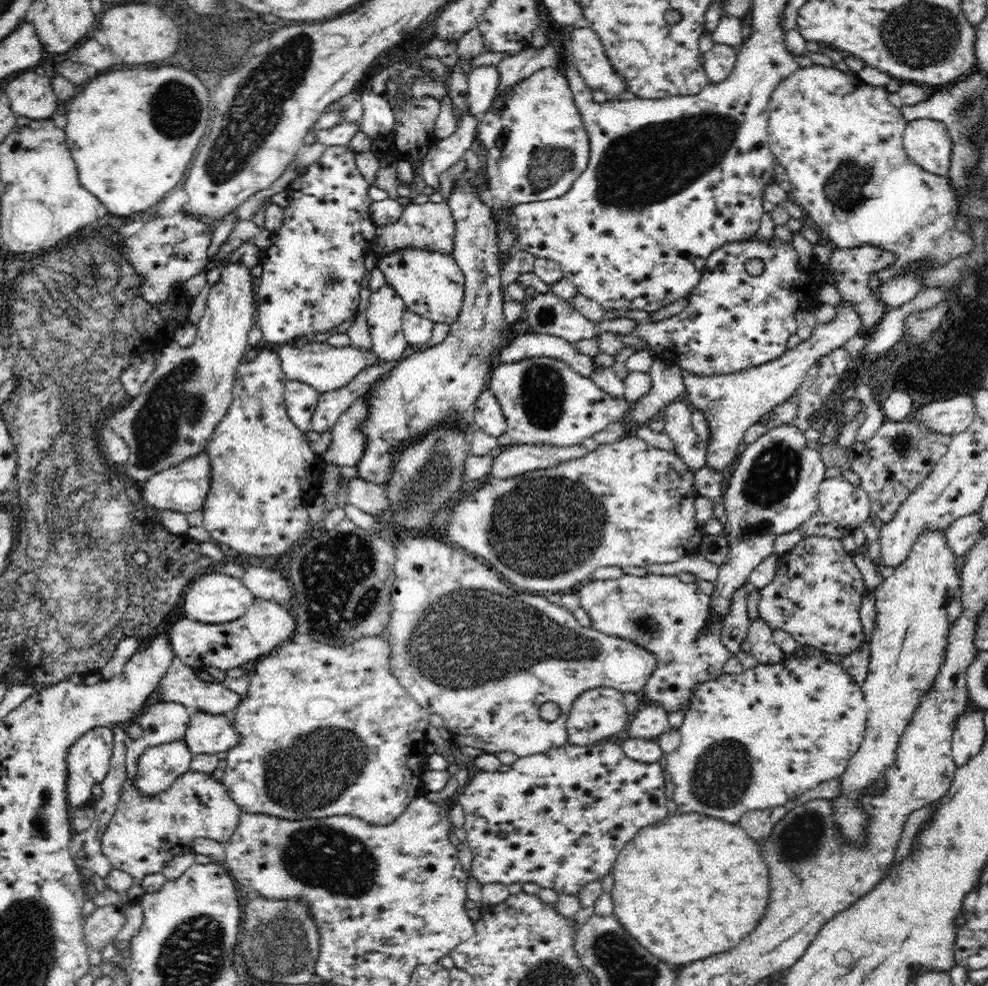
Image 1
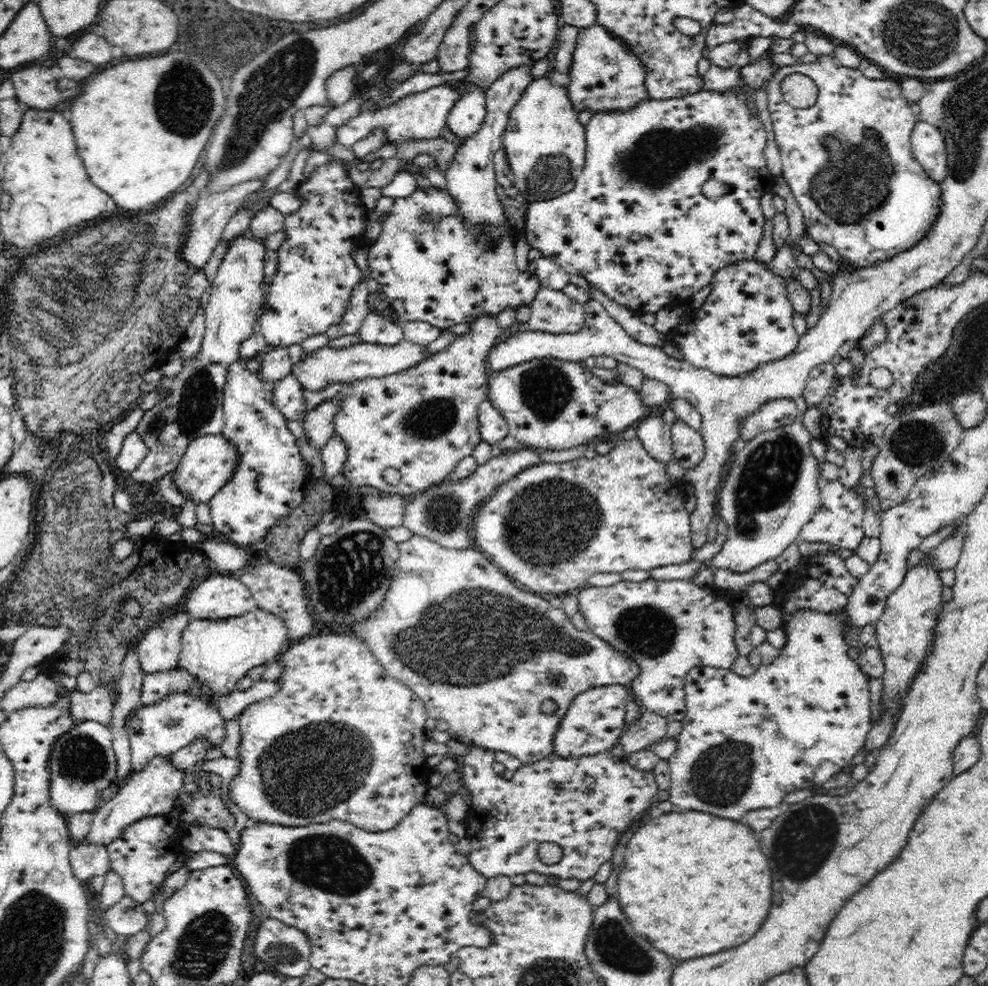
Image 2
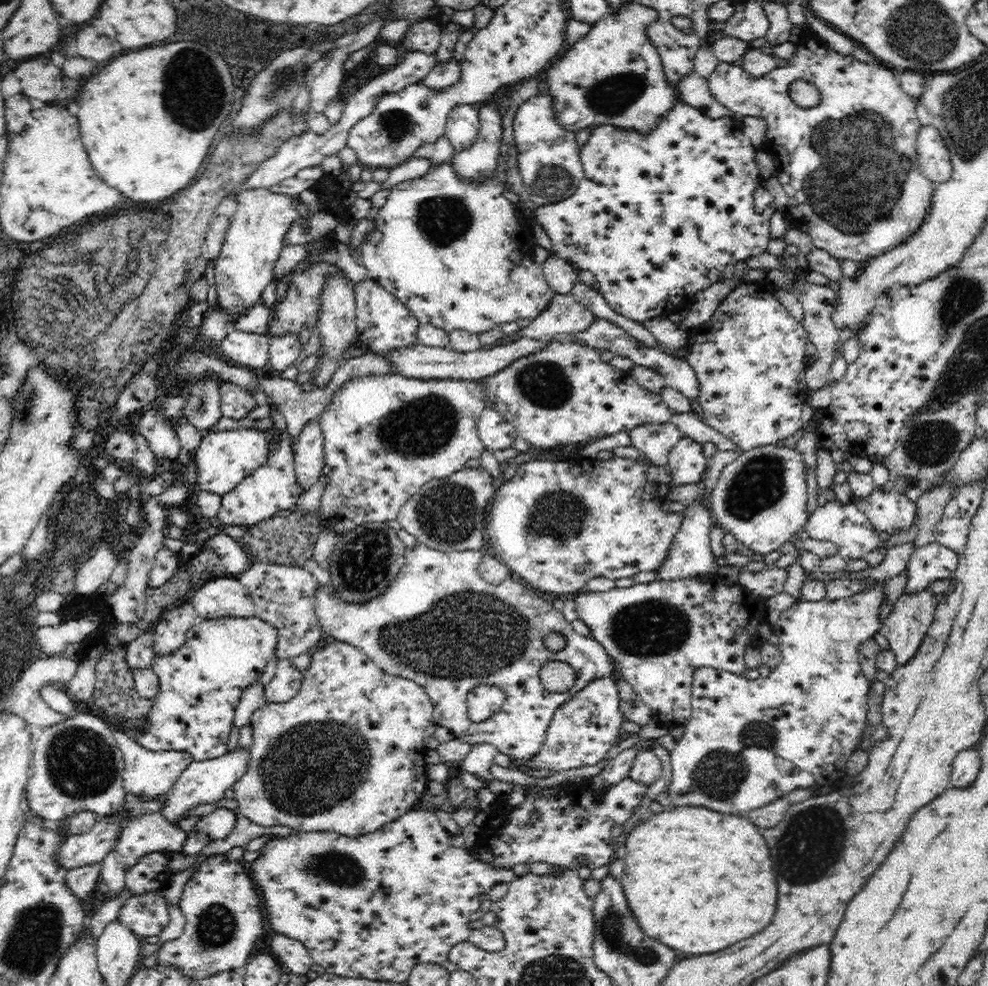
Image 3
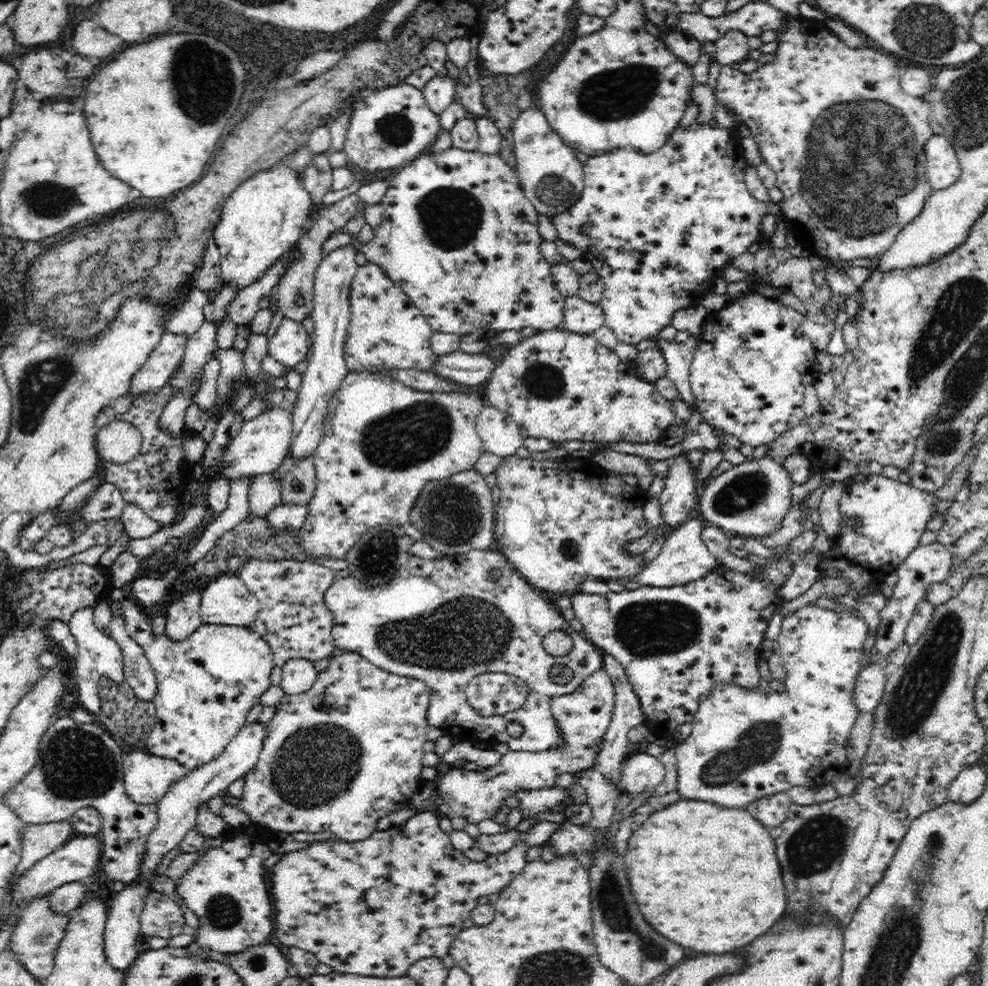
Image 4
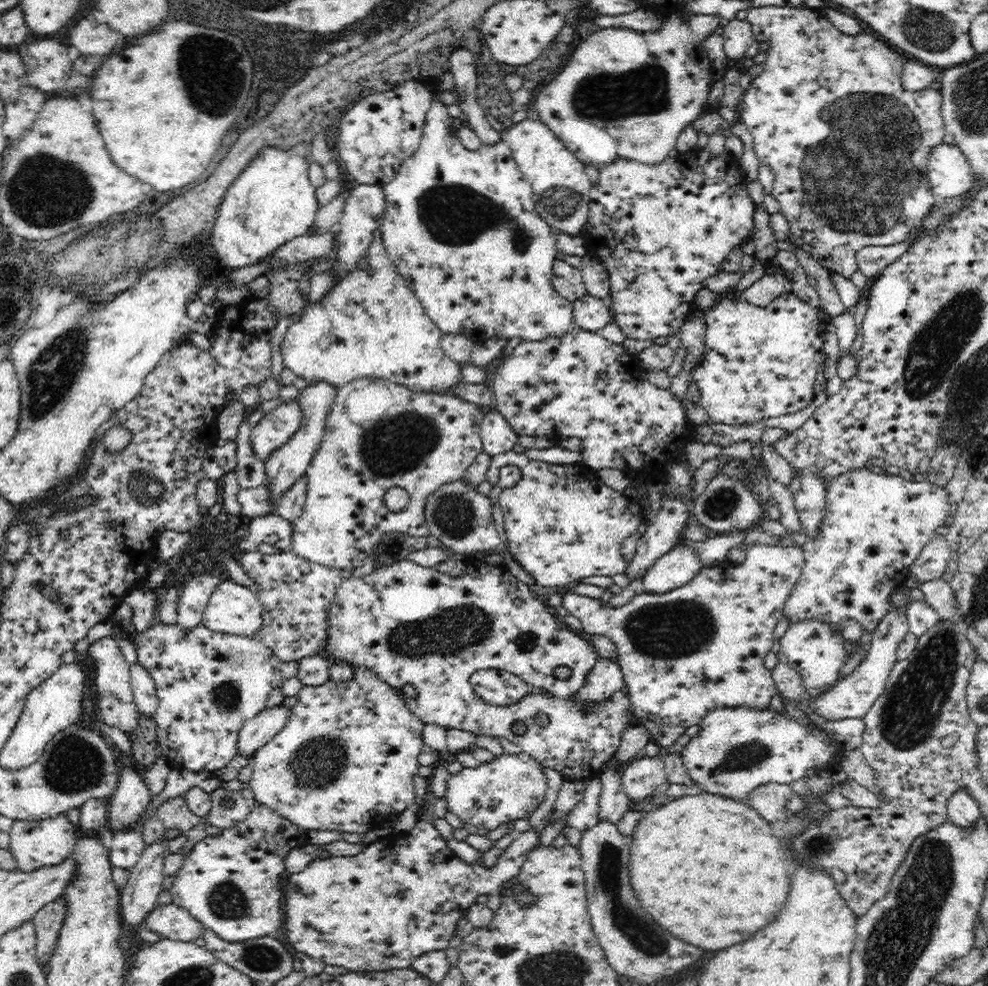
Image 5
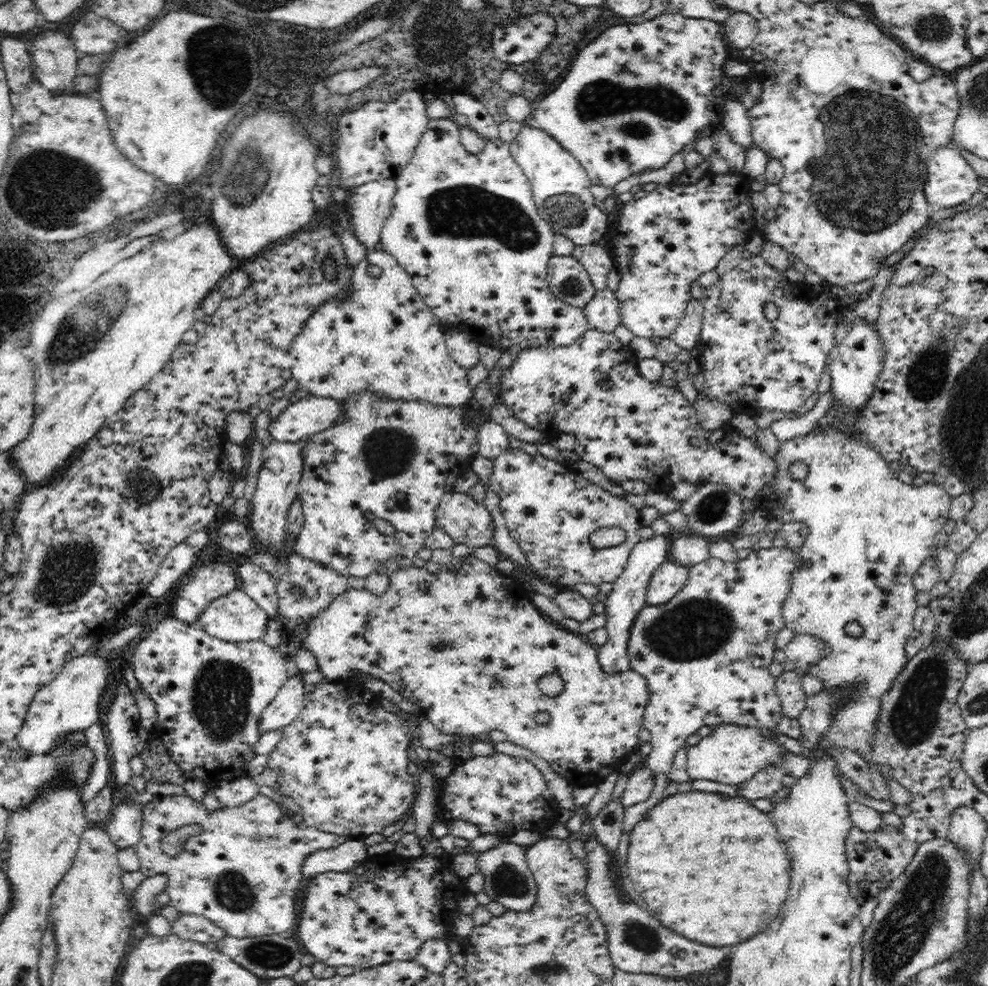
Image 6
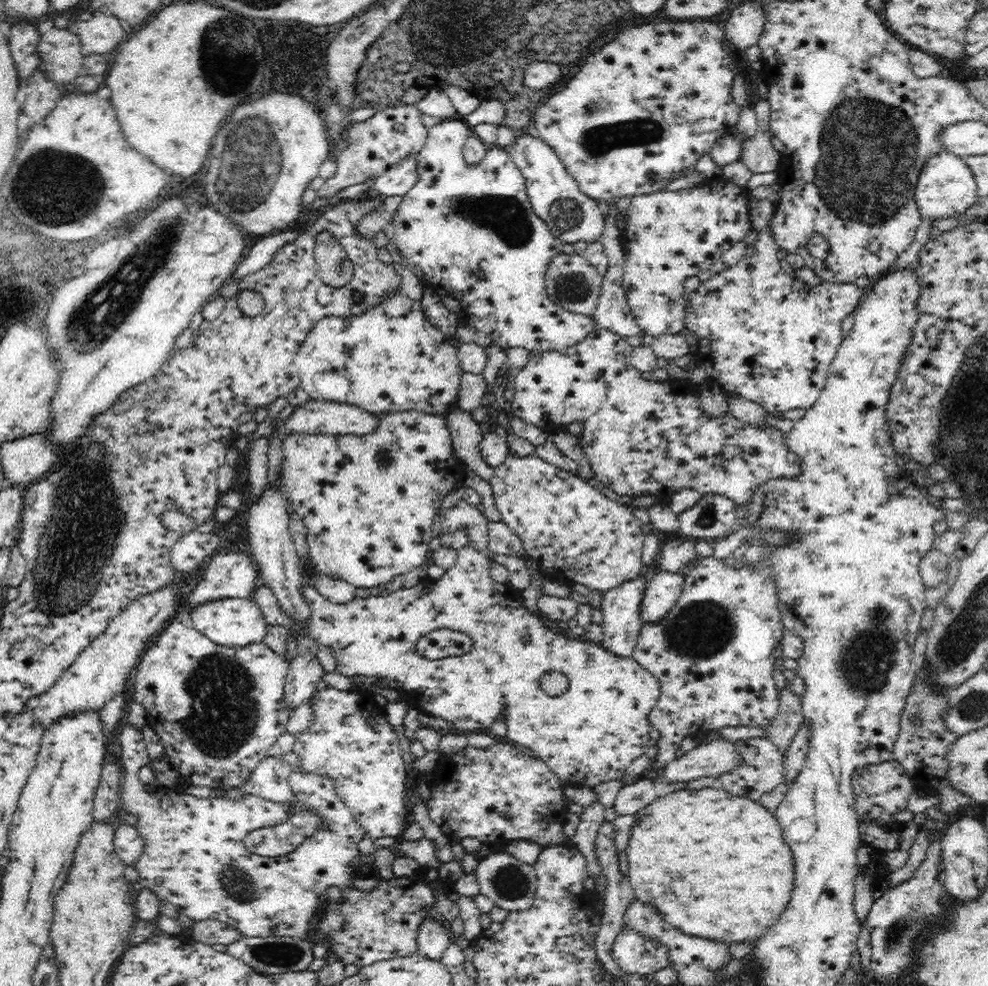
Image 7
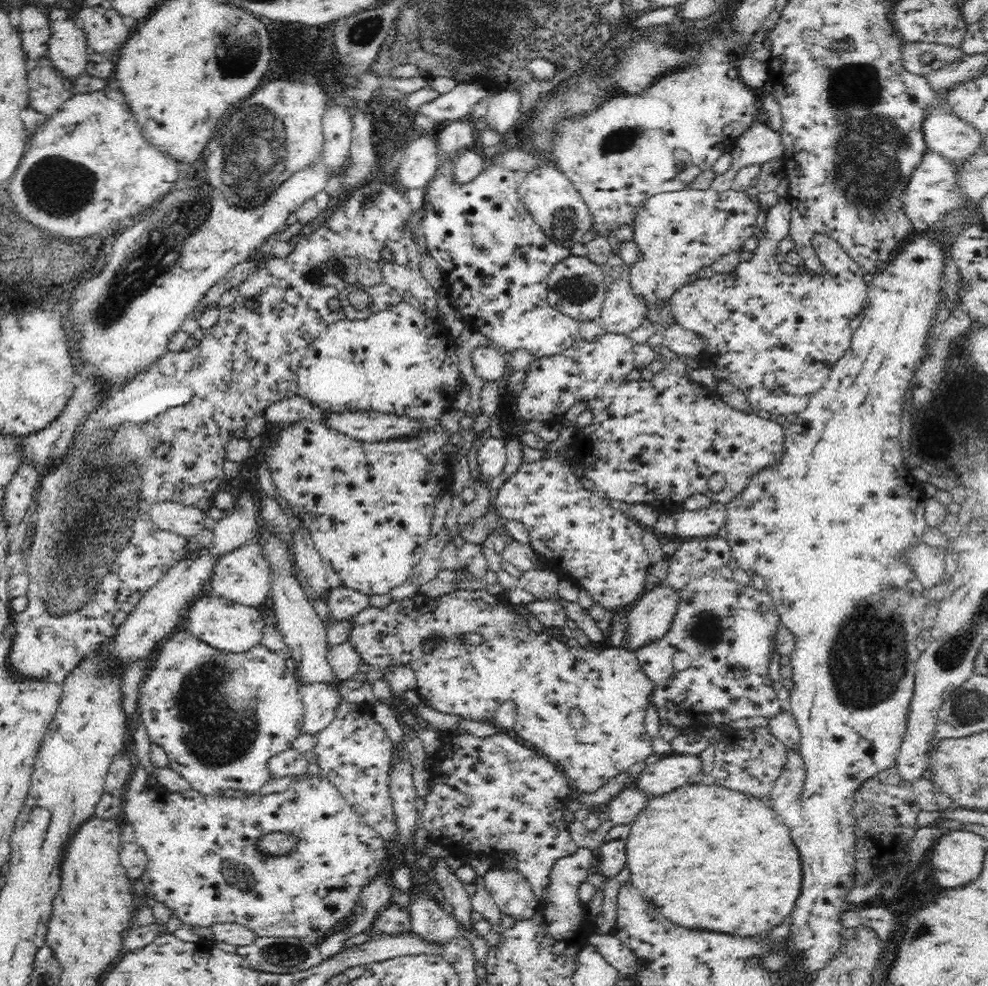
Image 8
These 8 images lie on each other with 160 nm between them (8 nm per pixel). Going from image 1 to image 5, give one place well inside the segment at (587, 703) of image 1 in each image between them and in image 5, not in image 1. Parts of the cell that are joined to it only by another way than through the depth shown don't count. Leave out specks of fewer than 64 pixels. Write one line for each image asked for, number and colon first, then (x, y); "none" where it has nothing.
2: (594, 722)
3: (584, 728)
4: (584, 715)
5: (510, 787)

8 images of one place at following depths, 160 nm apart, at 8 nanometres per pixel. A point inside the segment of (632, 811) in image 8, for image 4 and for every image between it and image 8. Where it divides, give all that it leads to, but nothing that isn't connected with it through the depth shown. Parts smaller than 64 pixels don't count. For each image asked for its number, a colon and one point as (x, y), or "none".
4: (642, 772)
5: (639, 779)
6: (640, 784)
7: (631, 798)

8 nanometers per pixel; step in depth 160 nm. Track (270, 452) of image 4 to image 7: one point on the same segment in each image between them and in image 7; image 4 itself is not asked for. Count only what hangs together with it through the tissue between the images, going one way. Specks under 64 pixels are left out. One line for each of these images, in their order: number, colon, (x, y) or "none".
5: (275, 428)
6: (308, 416)
7: (313, 417)

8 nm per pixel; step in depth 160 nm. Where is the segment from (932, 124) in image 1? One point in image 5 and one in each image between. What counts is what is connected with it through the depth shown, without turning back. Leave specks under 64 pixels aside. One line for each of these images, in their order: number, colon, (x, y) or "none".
2: (928, 146)
3: (935, 159)
4: (942, 169)
5: (950, 175)

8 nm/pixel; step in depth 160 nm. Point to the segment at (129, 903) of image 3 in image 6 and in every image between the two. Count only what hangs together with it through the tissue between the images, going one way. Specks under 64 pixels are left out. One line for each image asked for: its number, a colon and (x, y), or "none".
4: (162, 916)
5: (176, 923)
6: (190, 927)

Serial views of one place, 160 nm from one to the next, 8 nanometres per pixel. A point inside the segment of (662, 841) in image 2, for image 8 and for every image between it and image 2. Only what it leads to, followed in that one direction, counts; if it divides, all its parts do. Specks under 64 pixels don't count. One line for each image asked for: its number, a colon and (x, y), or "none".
3: (698, 881)
4: (709, 878)
5: (708, 868)
6: (714, 881)
7: (712, 872)
8: (708, 857)

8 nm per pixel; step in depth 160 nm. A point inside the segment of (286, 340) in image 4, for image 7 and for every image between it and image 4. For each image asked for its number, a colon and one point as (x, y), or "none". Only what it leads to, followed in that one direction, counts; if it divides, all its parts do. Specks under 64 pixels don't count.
5: (370, 324)
6: (383, 338)
7: (390, 359)

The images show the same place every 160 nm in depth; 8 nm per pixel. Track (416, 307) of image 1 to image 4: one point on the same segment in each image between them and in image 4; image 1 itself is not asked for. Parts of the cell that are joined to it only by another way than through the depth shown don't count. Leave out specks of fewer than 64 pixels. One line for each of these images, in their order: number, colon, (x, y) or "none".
2: (434, 267)
3: (454, 251)
4: (459, 236)

